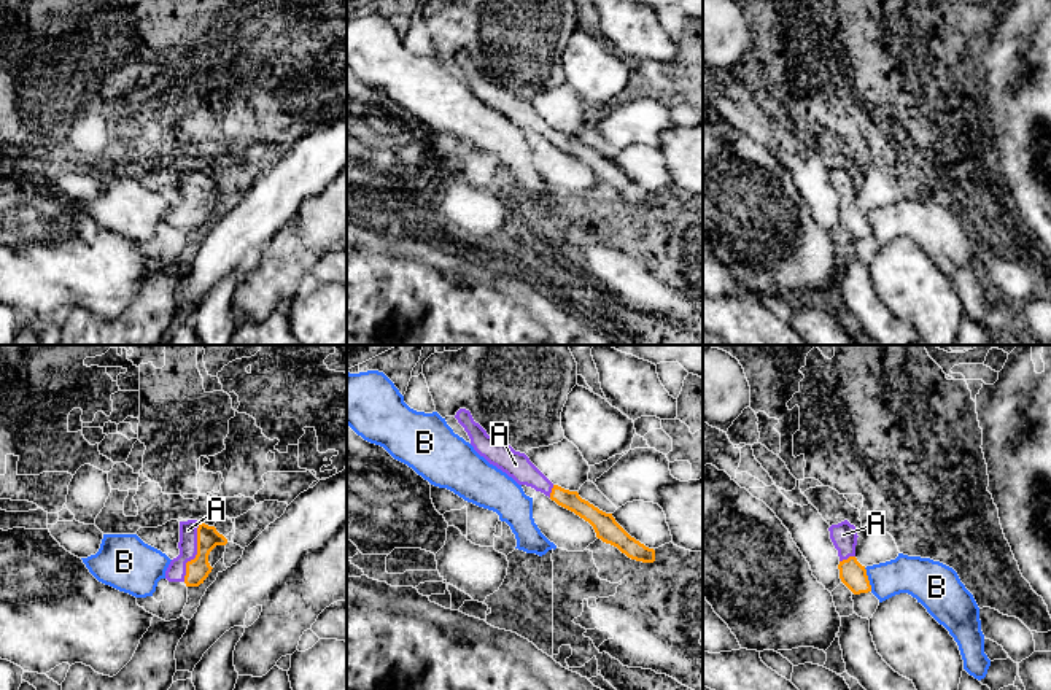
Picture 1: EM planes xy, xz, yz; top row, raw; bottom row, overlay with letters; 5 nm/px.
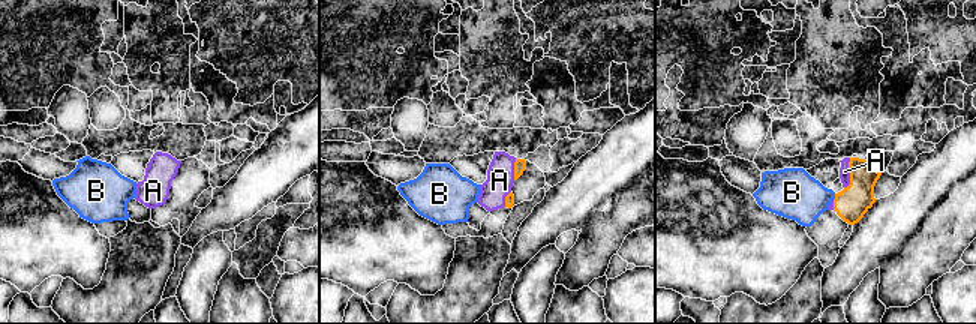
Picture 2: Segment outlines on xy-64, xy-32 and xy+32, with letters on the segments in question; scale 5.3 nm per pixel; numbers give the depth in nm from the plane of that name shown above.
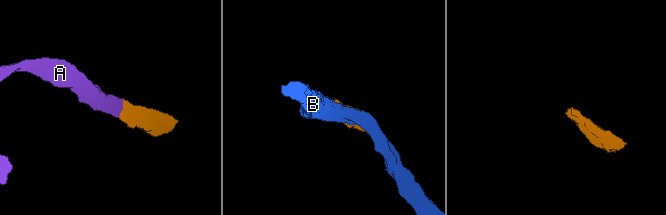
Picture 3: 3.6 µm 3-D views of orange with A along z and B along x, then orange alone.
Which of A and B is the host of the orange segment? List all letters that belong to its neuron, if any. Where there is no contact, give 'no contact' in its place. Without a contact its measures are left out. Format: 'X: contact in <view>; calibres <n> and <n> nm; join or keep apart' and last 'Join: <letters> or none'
A: contact in xy; calibres 120 and 100 nm; join
B: contact in yz; calibres 140 and 200 nm; keep apart
Join: A

